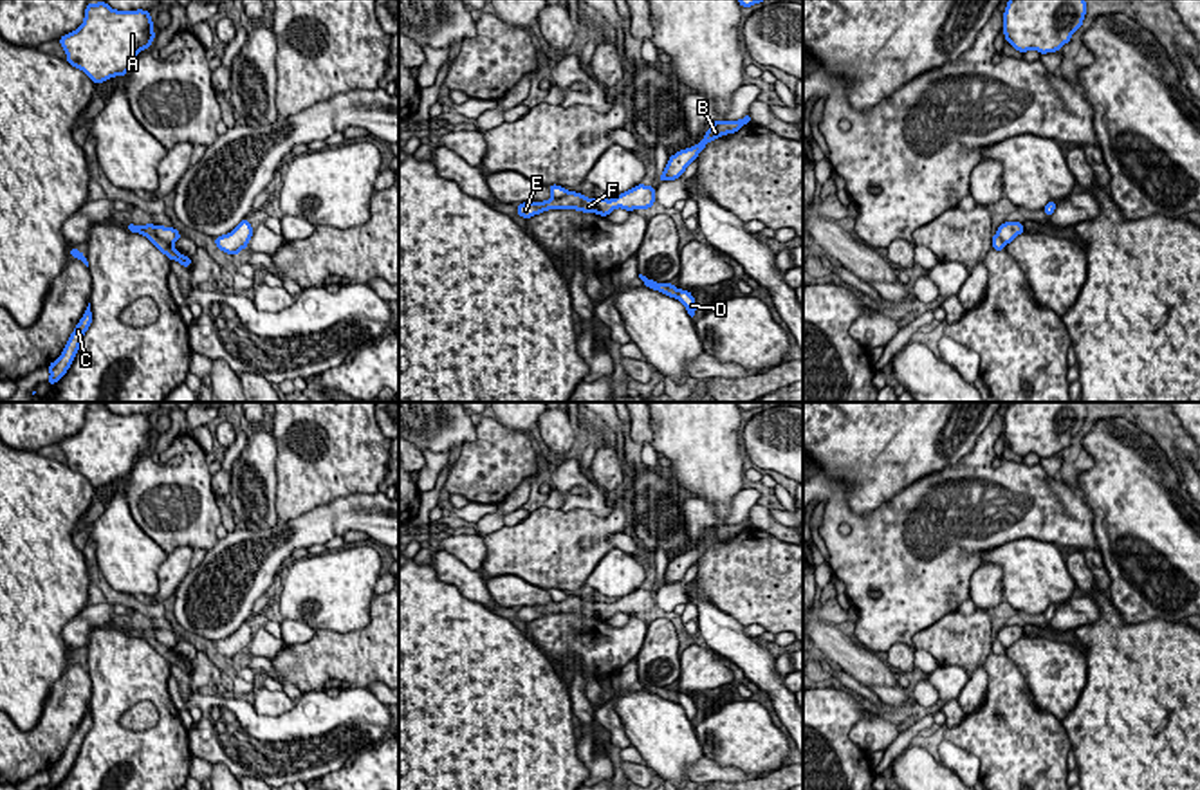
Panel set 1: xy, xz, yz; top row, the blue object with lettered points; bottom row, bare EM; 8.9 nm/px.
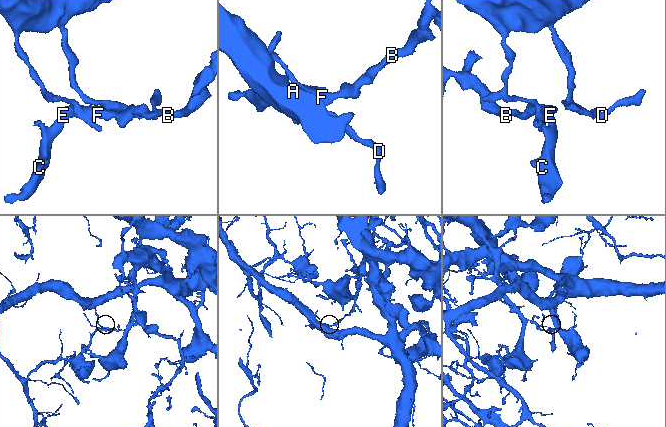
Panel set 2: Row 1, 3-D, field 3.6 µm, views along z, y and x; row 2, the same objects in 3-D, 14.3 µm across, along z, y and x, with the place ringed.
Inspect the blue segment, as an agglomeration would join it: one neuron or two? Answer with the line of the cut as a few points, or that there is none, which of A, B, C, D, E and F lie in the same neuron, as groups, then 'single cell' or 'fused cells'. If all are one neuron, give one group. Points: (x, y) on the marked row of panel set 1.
xy (152, 226), (172, 246) | A D / B C E F | fused cells

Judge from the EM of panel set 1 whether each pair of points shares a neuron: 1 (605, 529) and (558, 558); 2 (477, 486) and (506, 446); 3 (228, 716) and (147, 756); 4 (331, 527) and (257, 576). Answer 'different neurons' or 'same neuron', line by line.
1: same neuron
2: same neuron
3: different neurons
4: same neuron

